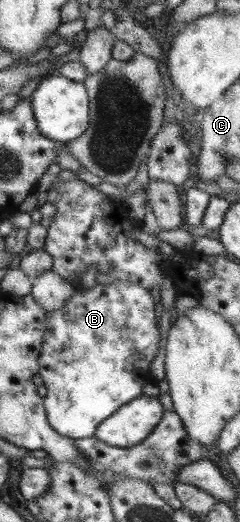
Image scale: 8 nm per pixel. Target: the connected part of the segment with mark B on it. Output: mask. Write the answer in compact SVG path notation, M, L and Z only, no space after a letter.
M112 280L111 284L97 284L87 291L76 289L61 308L47 313L37 362L38 374L47 389L43 397L46 420L55 433L73 441L93 437L103 420L123 404L141 396L144 383L154 381L149 372L159 337L153 313L154 296L137 284Z

